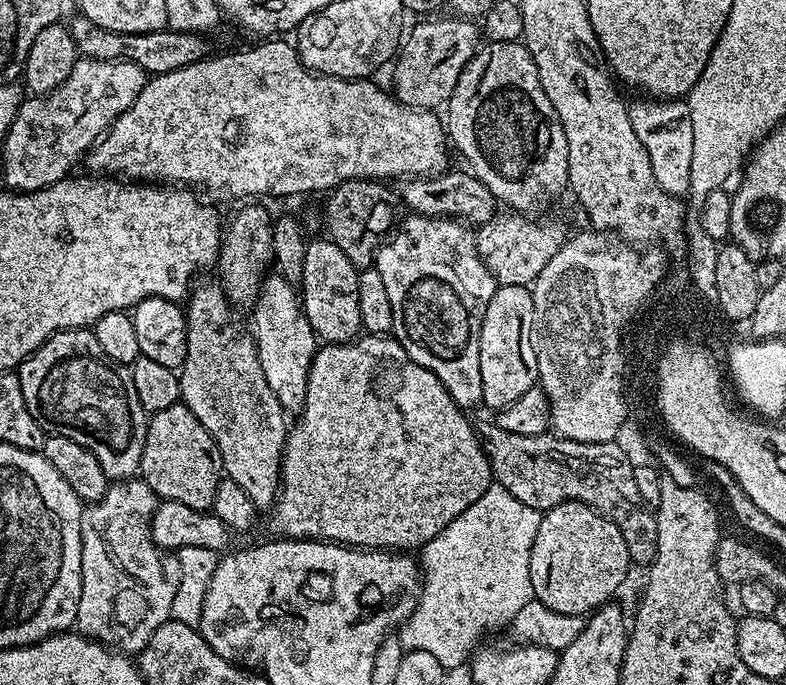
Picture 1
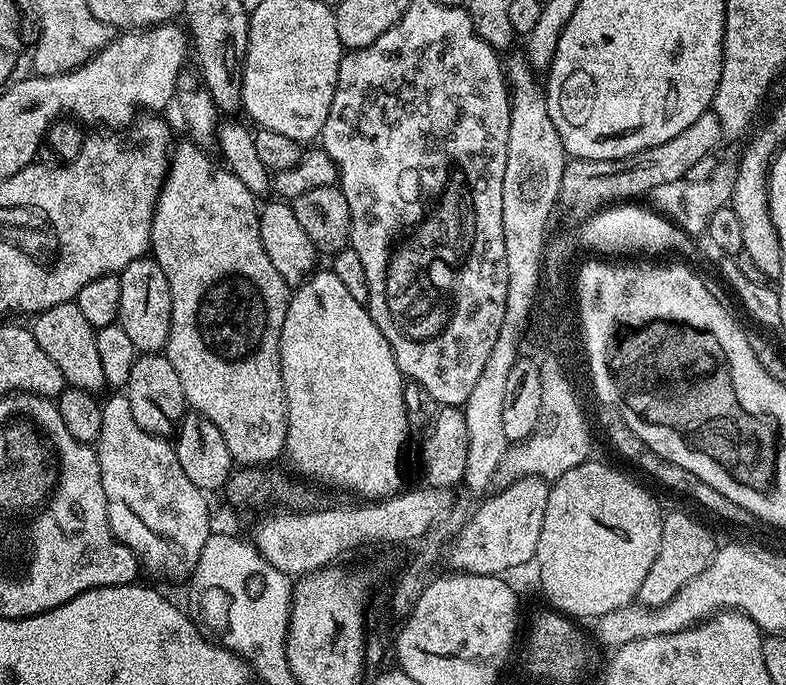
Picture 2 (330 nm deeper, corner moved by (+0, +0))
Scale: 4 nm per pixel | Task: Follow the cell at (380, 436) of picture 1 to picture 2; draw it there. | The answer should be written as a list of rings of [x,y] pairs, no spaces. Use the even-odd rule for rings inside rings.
[[[331,270],[320,271],[313,271],[312,275],[291,293],[286,318],[282,322],[280,369],[282,370],[282,390],[286,398],[286,414],[288,415],[284,456],[292,463],[293,470],[300,475],[297,477],[307,478],[309,481],[317,480],[320,484],[329,484],[332,488],[341,488],[344,492],[353,492],[356,496],[364,496],[360,498],[365,501],[375,502],[383,497],[396,495],[401,491],[403,485],[400,484],[404,480],[404,472],[400,469],[400,459],[404,456],[404,443],[407,442],[408,432],[410,432],[403,398],[406,377],[400,371],[398,362],[394,358],[390,342],[386,342],[382,330],[378,330],[366,305],[358,302],[358,298],[353,298],[346,291],[345,284],[338,279],[338,274],[334,274]]]

